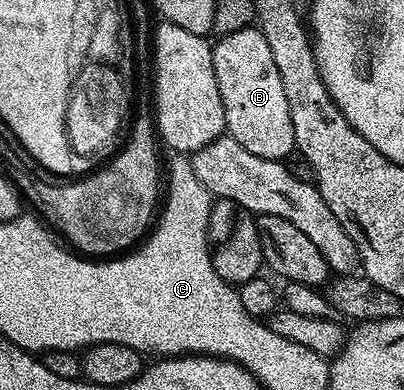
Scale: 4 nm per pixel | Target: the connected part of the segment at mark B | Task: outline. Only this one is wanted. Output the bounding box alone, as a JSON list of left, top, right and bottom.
[212,25,297,162]

